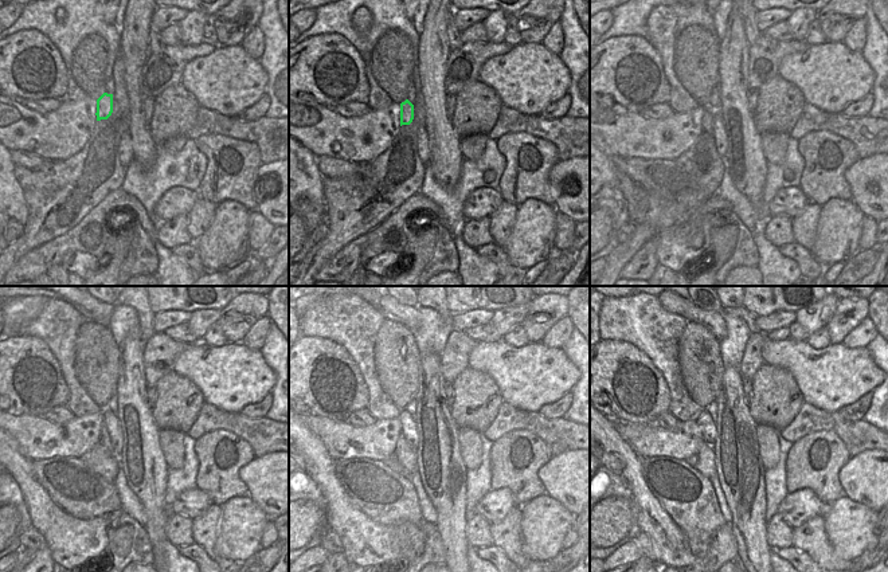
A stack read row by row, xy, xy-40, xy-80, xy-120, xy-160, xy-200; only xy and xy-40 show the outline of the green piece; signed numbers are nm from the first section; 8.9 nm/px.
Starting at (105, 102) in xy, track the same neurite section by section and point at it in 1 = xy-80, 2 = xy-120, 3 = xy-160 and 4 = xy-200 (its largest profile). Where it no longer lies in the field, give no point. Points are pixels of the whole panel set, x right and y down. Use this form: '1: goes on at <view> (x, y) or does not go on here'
1: goes on at xy-80 (707, 121)
2: goes on at xy-120 (105, 439)
3: goes on at xy-160 (406, 455)
4: goes on at xy-200 (705, 457)

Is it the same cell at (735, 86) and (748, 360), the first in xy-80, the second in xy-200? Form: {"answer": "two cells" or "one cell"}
{"answer": "two cells"}

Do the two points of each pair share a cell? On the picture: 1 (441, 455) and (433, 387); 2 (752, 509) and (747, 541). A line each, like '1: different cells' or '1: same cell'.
1: same cell
2: same cell

